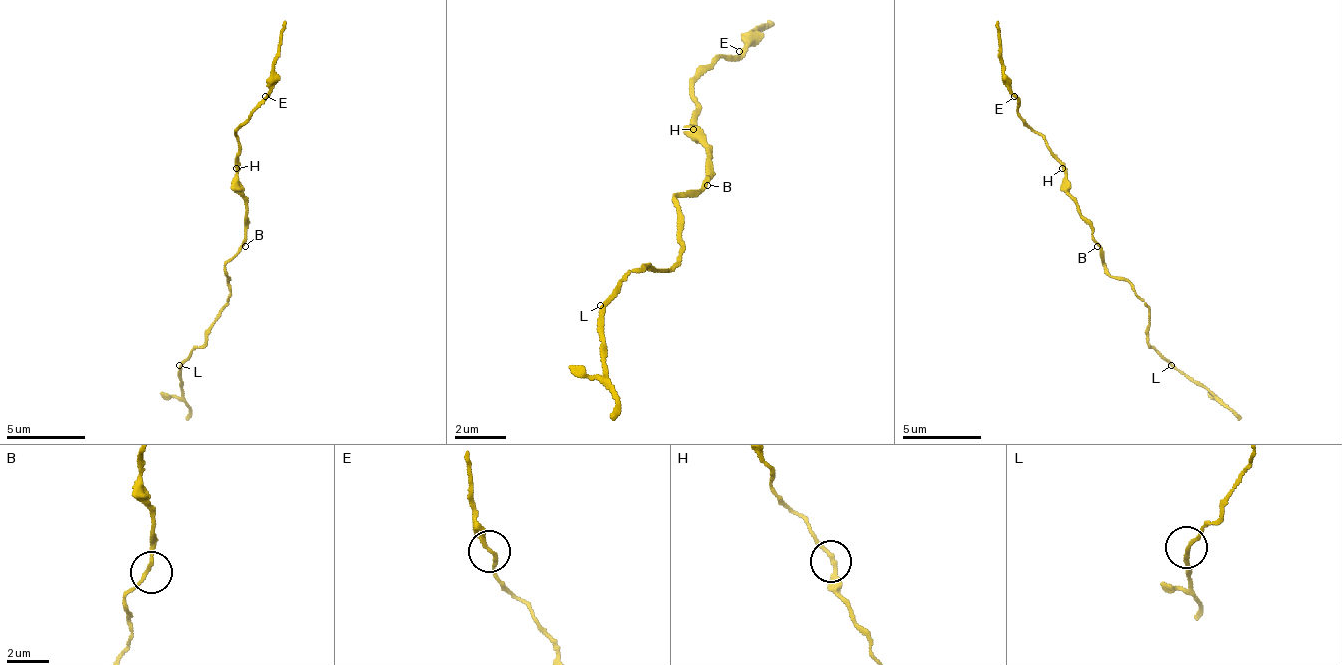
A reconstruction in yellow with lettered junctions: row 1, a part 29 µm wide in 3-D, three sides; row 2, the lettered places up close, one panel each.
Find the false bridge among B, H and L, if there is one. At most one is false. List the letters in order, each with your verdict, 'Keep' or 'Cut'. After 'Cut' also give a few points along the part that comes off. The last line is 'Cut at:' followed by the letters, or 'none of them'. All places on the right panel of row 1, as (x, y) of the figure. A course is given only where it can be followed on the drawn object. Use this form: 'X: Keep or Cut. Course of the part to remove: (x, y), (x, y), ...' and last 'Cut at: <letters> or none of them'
B: Keep
H: Keep
L: Keep
Cut at: none of them

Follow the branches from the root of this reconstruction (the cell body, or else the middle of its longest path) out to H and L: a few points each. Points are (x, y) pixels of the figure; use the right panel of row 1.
H: (1097, 242), (1093, 238), (1093, 226), (1081, 215), (1077, 199), (1069, 191), (1069, 179), (1061, 167)
L: (1097, 242), (1105, 270), (1113, 278), (1124, 278), (1148, 309), (1148, 345), (1152, 345), (1172, 364)

